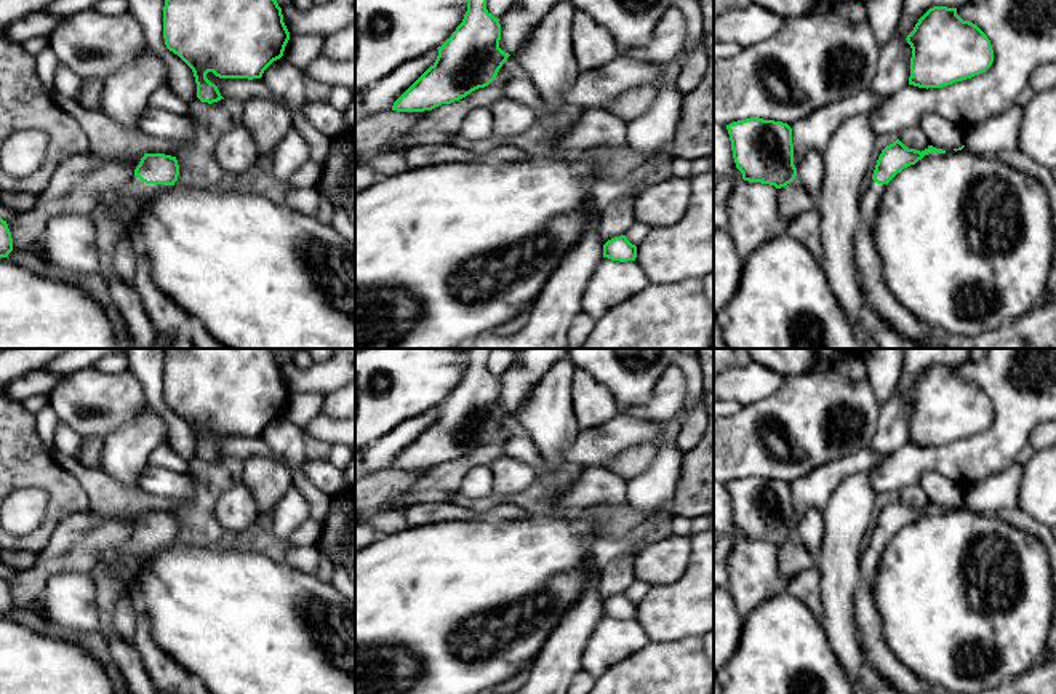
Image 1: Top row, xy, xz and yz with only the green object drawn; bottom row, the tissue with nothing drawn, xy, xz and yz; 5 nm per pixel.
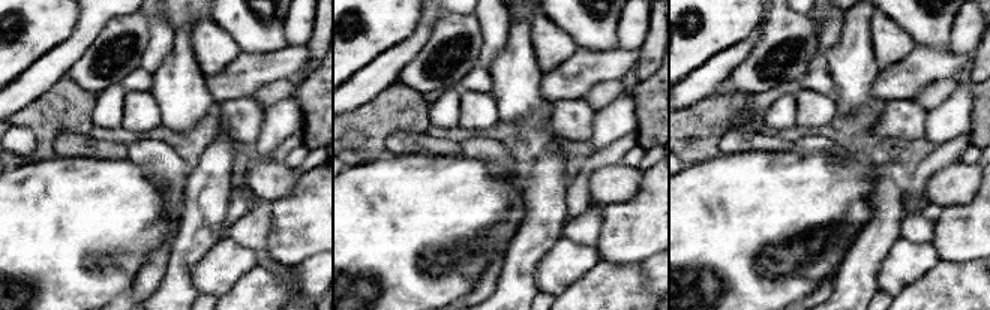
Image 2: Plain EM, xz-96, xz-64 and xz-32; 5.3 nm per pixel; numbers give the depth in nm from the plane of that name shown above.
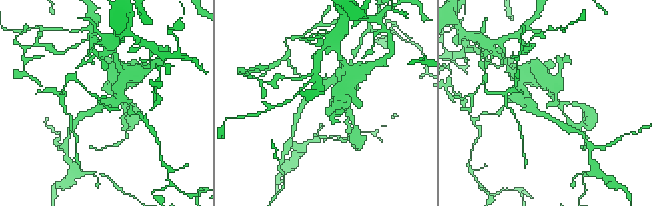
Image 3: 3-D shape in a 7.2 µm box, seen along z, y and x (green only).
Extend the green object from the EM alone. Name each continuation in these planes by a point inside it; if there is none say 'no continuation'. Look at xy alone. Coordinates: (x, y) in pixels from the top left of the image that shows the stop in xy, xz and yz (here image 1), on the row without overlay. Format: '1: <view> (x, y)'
1: xy (141, 550)

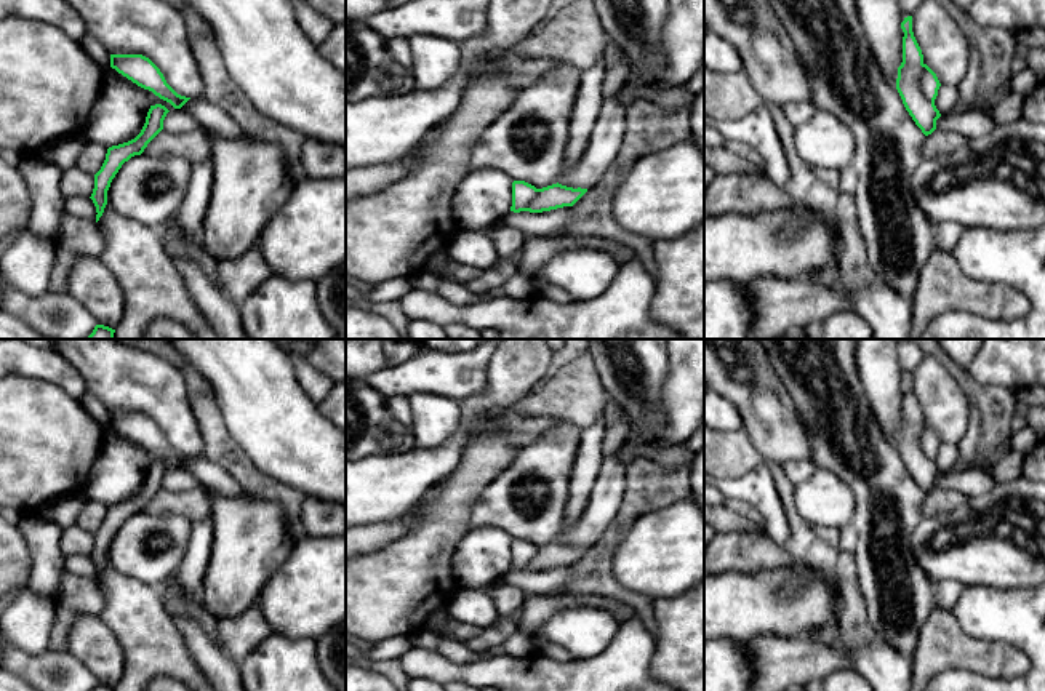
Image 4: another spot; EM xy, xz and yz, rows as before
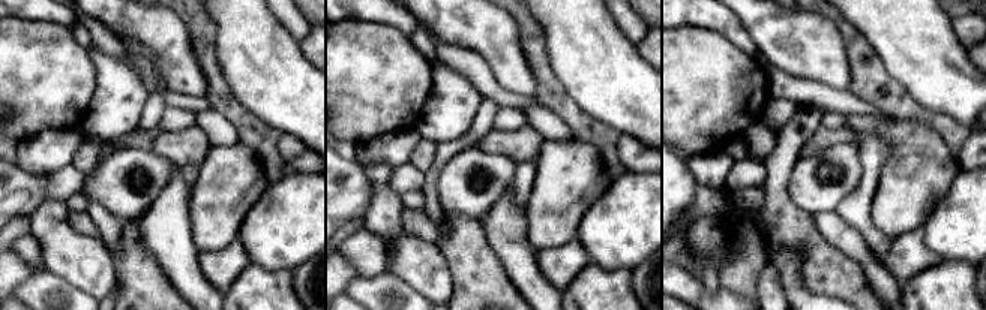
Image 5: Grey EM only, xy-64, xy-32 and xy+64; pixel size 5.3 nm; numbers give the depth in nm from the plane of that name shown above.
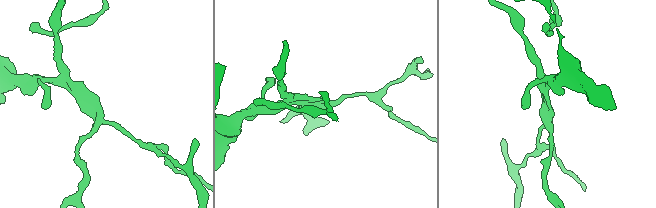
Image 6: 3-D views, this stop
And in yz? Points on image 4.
no continuation

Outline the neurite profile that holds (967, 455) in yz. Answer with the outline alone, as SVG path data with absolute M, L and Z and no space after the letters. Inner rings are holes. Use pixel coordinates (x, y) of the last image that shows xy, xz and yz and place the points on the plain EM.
M970 401L970 421L967 433L959 443L959 454L954 465L949 469L951 473L963 473L973 467L975 461L979 457L978 445L981 435L981 419L979 409L975 403Z

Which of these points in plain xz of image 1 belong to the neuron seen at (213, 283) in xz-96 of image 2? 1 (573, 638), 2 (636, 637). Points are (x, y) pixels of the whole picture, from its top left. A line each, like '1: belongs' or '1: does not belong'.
1: does not belong
2: belongs

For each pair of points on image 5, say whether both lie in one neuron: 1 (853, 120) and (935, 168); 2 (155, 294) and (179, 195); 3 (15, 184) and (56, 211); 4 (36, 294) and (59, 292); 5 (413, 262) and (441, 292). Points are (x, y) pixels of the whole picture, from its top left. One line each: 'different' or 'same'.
1: same
2: different
3: different
4: same
5: same

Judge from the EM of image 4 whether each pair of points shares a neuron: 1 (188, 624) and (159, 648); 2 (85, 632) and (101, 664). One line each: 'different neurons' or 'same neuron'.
1: different neurons
2: same neuron

